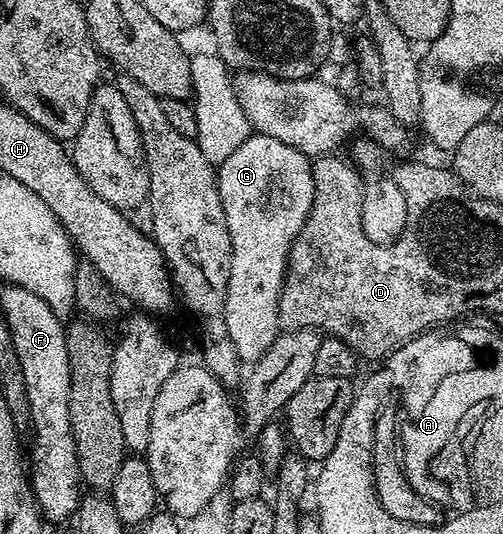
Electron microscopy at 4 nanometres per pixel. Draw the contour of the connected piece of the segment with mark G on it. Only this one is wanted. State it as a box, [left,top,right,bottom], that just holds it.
[216,133,315,365]

